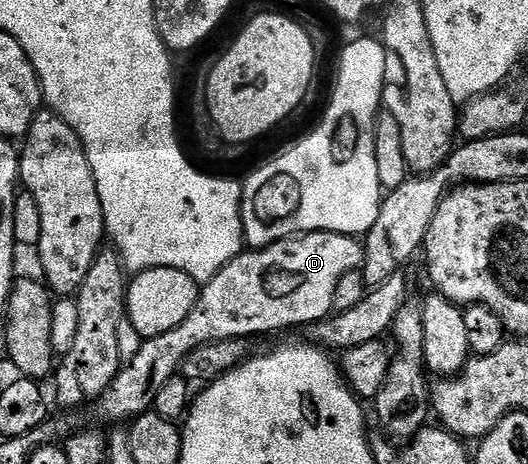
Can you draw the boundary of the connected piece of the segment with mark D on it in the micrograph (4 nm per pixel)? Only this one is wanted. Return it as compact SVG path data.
M306 233L283 237L265 249L249 248L240 253L214 279L201 288L200 297L194 303L190 315L182 319L174 331L166 331L166 335L154 335L141 340L138 355L127 358L121 364L118 375L110 383L110 387L101 397L95 398L96 417L100 421L129 422L140 416L141 413L152 409L154 399L158 399L158 391L166 379L180 373L180 365L198 347L206 343L214 343L222 339L243 337L253 339L259 333L276 333L279 329L292 329L295 325L307 327L321 321L332 313L334 291L338 288L338 279L346 275L346 271L360 269L364 264L364 247L355 236L347 233Z

